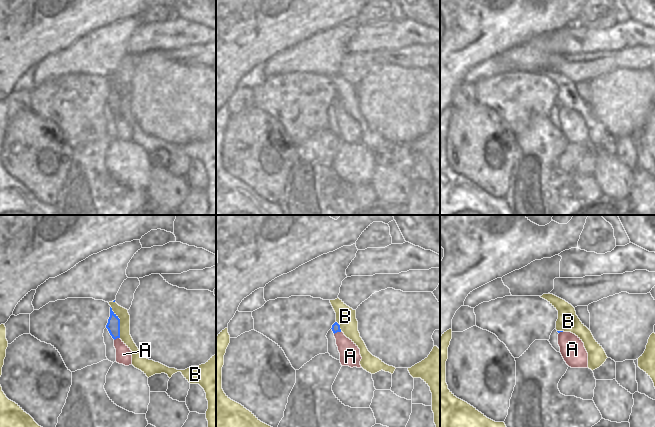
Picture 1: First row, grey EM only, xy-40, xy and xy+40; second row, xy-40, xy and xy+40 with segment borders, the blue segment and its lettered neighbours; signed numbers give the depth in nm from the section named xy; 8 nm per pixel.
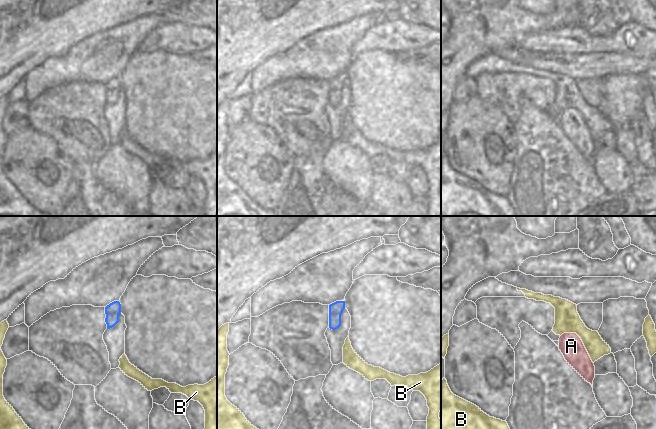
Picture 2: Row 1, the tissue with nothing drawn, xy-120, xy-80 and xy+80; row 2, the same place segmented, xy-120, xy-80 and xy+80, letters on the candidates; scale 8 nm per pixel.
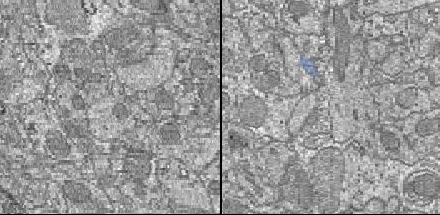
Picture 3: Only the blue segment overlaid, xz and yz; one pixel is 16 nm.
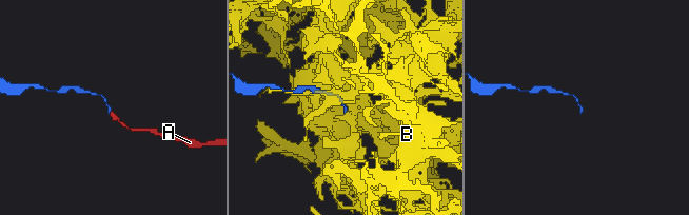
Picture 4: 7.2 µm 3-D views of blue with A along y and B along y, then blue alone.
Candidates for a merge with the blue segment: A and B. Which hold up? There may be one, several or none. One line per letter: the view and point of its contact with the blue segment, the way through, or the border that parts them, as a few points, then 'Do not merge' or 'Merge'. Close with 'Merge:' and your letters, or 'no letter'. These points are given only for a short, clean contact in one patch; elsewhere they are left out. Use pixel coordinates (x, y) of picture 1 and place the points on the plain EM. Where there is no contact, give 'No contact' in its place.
A: Touches blue at xy (337, 107). Path across: xy (335, 104), (337, 107), (350, 132). Merge
B: Touches blue at xy-40 (119, 98). Do not merge
Merge: A

